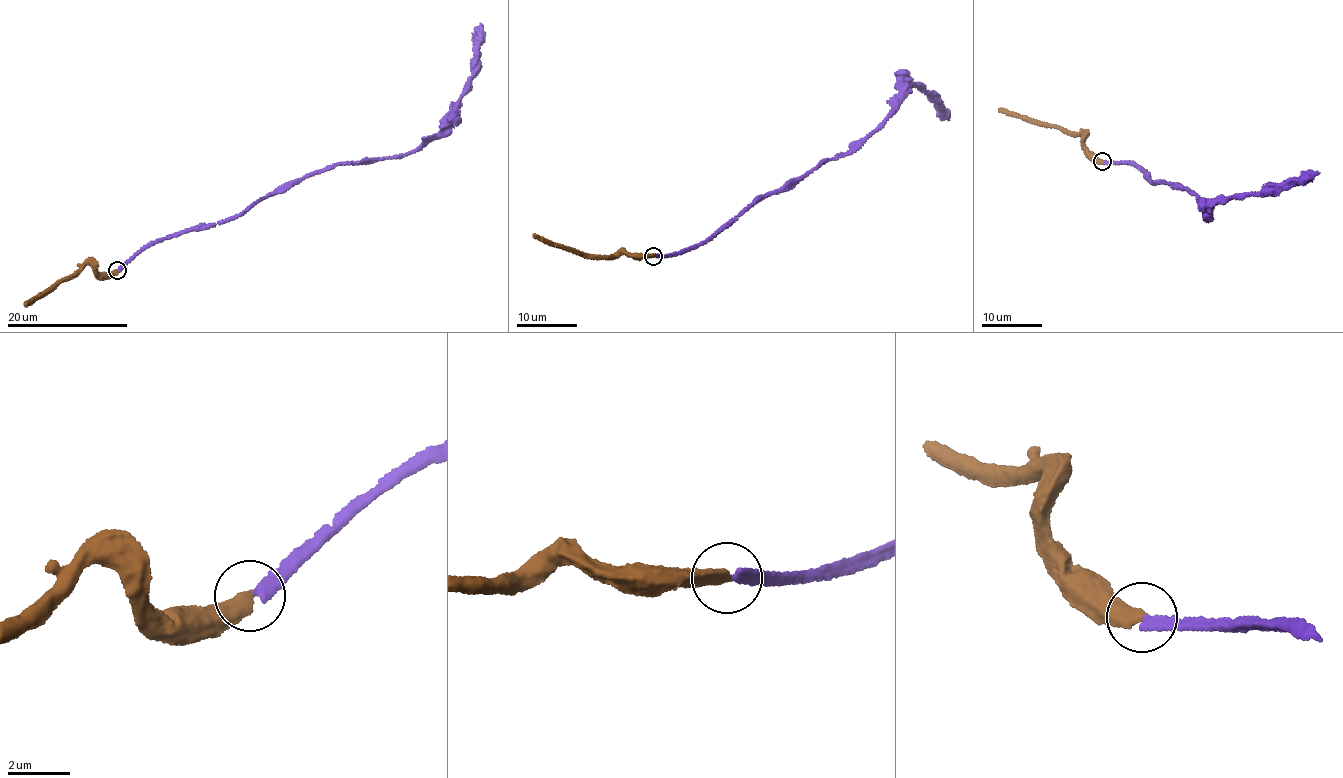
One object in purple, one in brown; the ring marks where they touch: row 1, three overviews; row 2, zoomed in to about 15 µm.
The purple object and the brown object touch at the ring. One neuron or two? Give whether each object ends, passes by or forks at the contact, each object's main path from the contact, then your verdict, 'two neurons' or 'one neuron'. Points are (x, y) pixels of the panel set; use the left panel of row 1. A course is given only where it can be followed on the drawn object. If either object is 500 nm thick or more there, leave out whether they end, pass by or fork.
purple ends there; brown ends there; purple runs (117, 270), (155, 243), (232, 218), (334, 166), (415, 150), (452, 117), (471, 79), (481, 23); brown runs (117, 270), (100, 274), (88, 264), (81, 266), (73, 274), (56, 281), (25, 304); one neuron

